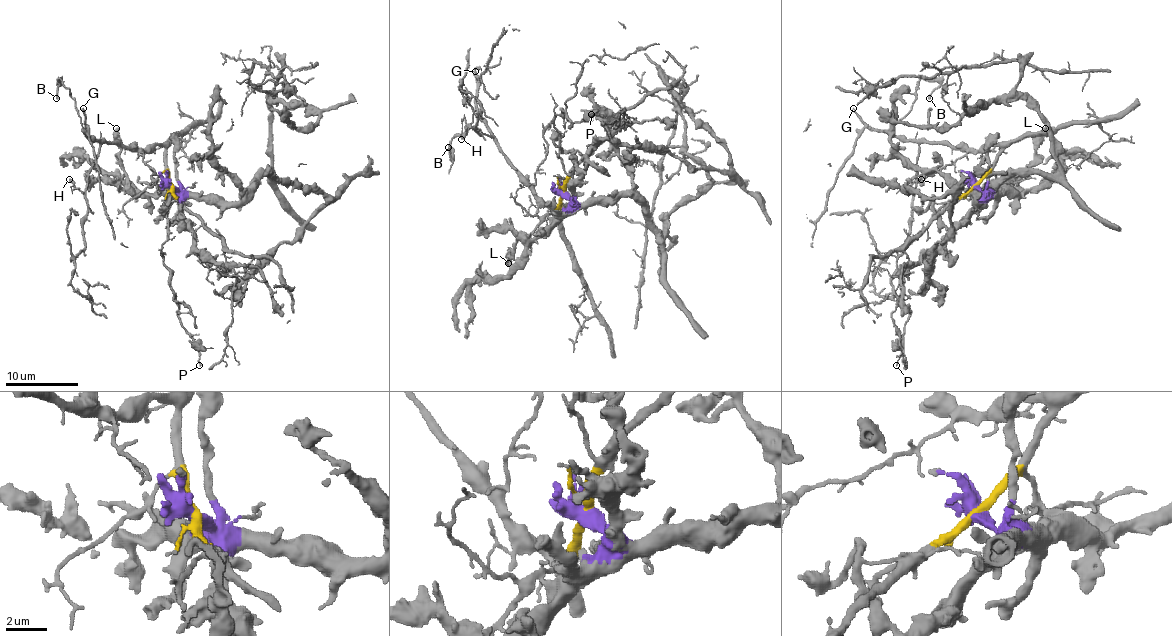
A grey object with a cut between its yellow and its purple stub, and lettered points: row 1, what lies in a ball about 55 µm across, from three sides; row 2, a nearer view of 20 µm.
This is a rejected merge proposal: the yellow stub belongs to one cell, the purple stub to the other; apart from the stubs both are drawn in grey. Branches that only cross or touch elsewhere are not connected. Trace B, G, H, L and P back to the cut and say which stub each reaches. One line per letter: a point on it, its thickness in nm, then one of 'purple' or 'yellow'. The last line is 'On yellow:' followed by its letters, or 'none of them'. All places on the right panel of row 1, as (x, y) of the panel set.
B: (929, 98) | 200 nm | yellow
G: (853, 108) | 200 nm | yellow
H: (921, 179) | 320 nm | yellow
L: (1045, 128) | 550 nm | purple
P: (896, 365) | 130 nm | yellow
On yellow: B, G, H, P

